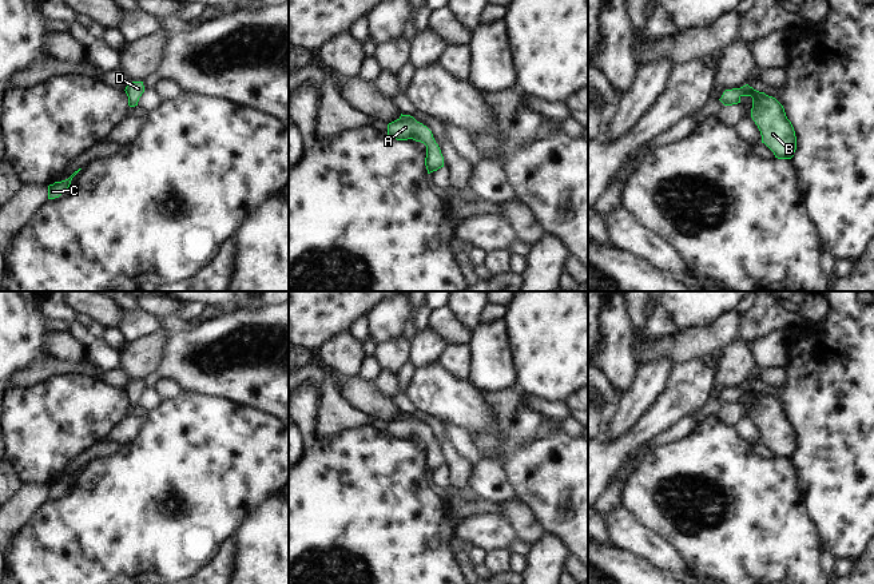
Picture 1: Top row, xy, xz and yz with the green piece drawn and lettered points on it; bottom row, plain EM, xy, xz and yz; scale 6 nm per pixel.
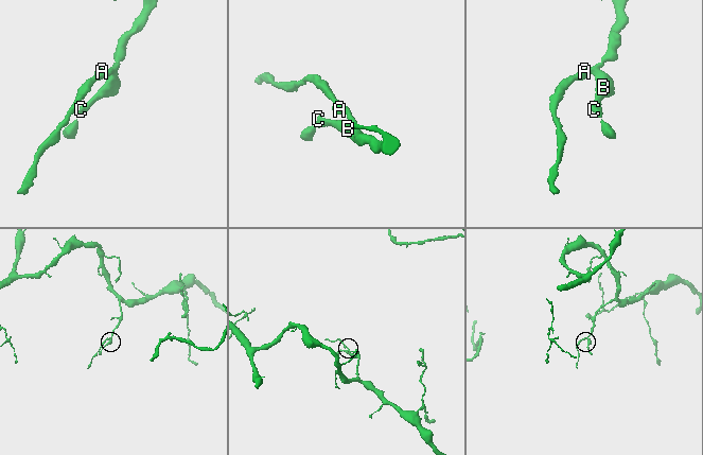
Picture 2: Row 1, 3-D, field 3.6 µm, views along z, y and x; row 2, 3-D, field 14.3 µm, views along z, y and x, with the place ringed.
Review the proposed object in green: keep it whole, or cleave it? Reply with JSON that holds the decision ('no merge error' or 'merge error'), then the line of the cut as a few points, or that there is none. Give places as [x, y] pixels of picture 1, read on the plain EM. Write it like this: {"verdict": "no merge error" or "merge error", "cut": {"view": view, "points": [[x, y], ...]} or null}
{"verdict": "no merge error", "cut": null}

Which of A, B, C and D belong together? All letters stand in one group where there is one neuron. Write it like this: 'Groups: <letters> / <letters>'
Groups: A B C D

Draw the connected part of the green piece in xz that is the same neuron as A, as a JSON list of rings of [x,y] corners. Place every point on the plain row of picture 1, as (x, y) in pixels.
[[[402,414],[388,424],[388,436],[397,440],[413,438],[426,445],[425,465],[428,473],[444,466],[444,456],[432,430],[410,414]]]

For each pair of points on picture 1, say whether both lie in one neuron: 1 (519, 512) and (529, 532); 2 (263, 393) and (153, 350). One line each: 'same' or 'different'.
1: same
2: different

